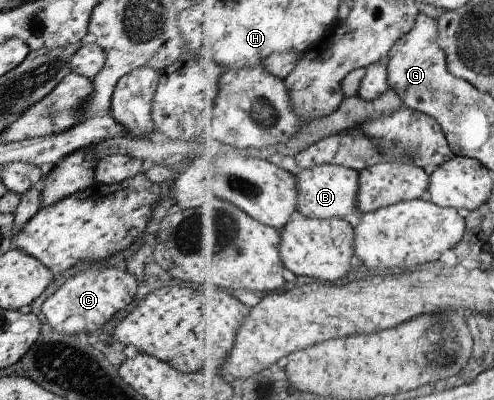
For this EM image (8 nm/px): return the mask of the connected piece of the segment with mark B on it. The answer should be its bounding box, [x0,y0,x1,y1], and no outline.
[297,164,362,220]

